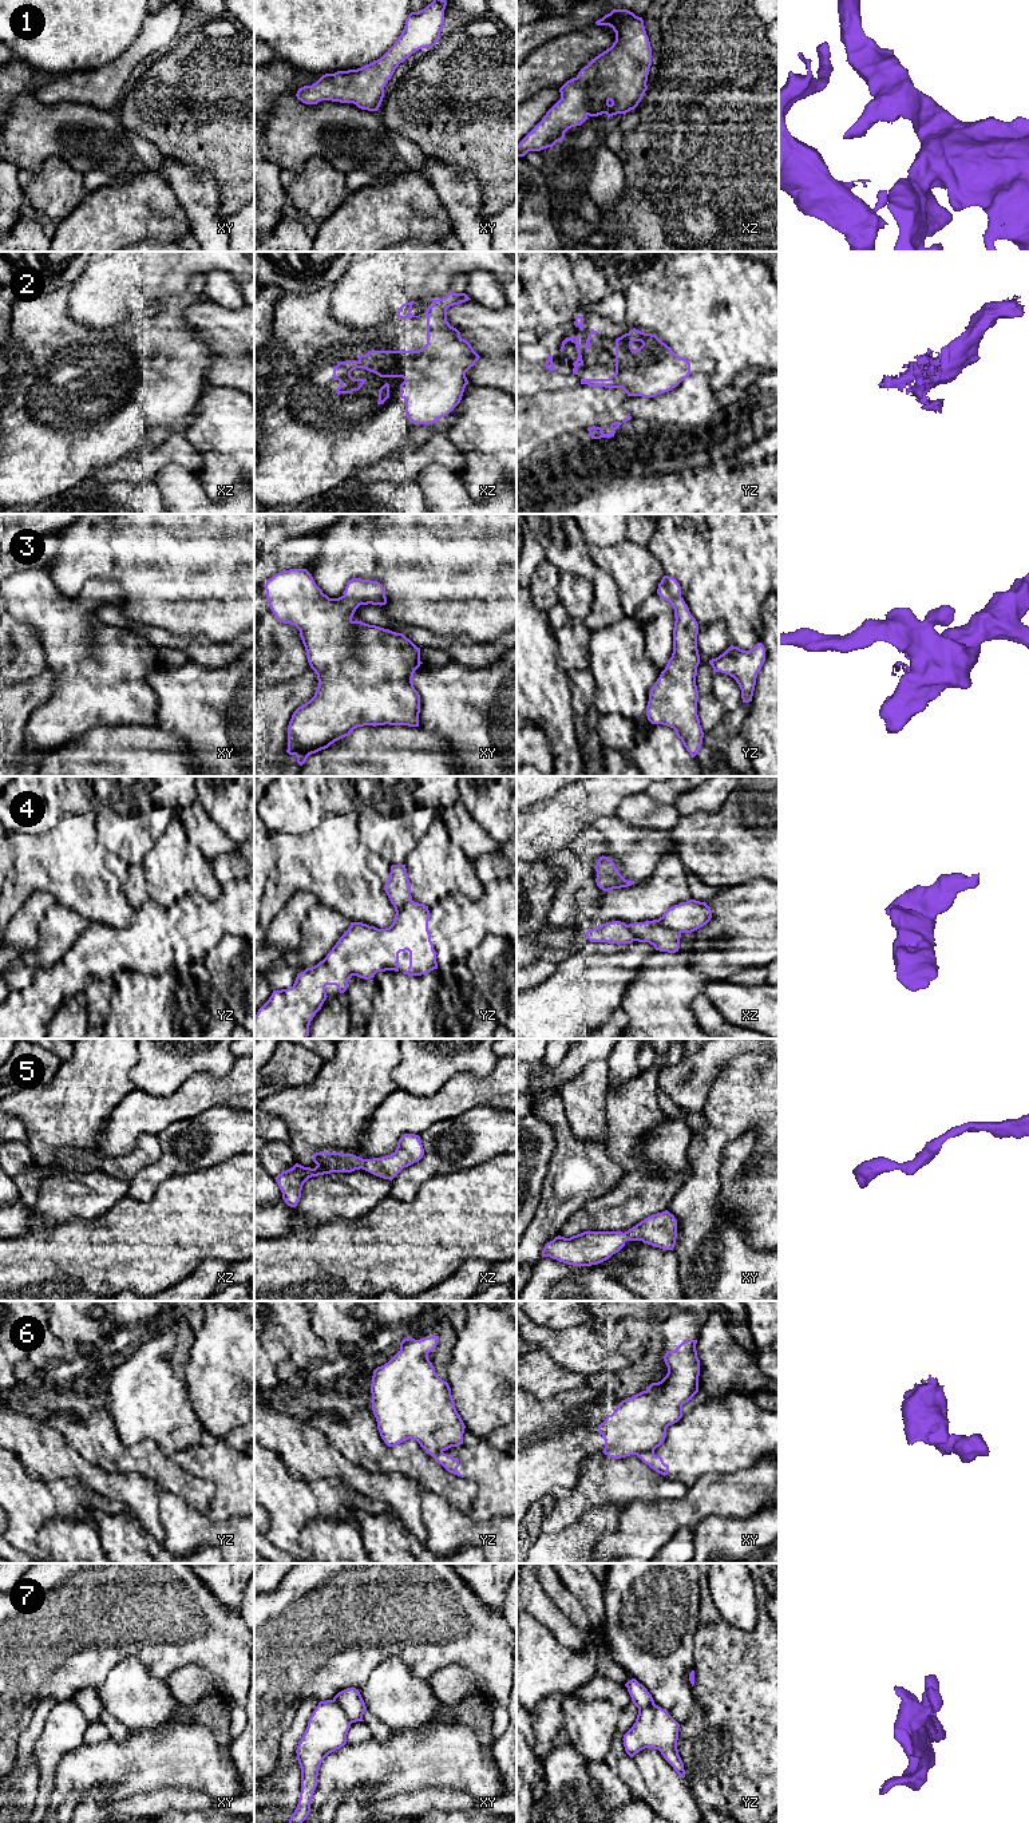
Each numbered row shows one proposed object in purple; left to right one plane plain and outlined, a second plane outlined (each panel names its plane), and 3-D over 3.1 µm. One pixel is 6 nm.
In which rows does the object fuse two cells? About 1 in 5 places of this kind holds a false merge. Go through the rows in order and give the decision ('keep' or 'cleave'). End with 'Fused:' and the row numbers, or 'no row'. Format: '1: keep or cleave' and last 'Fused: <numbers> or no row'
1: keep
2: keep
3: keep
4: cleave
5: keep
6: cleave
7: cleave
Fused: 4, 6, 7

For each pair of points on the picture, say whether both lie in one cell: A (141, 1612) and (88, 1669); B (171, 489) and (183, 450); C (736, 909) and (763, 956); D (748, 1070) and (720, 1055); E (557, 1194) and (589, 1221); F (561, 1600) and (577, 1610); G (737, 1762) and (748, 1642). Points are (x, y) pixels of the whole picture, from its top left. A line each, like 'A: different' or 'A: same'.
A: same
B: different
C: same
D: different
E: different
F: same
G: same

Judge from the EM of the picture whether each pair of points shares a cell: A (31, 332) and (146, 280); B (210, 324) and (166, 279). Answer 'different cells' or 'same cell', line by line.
A: different cells
B: different cells

